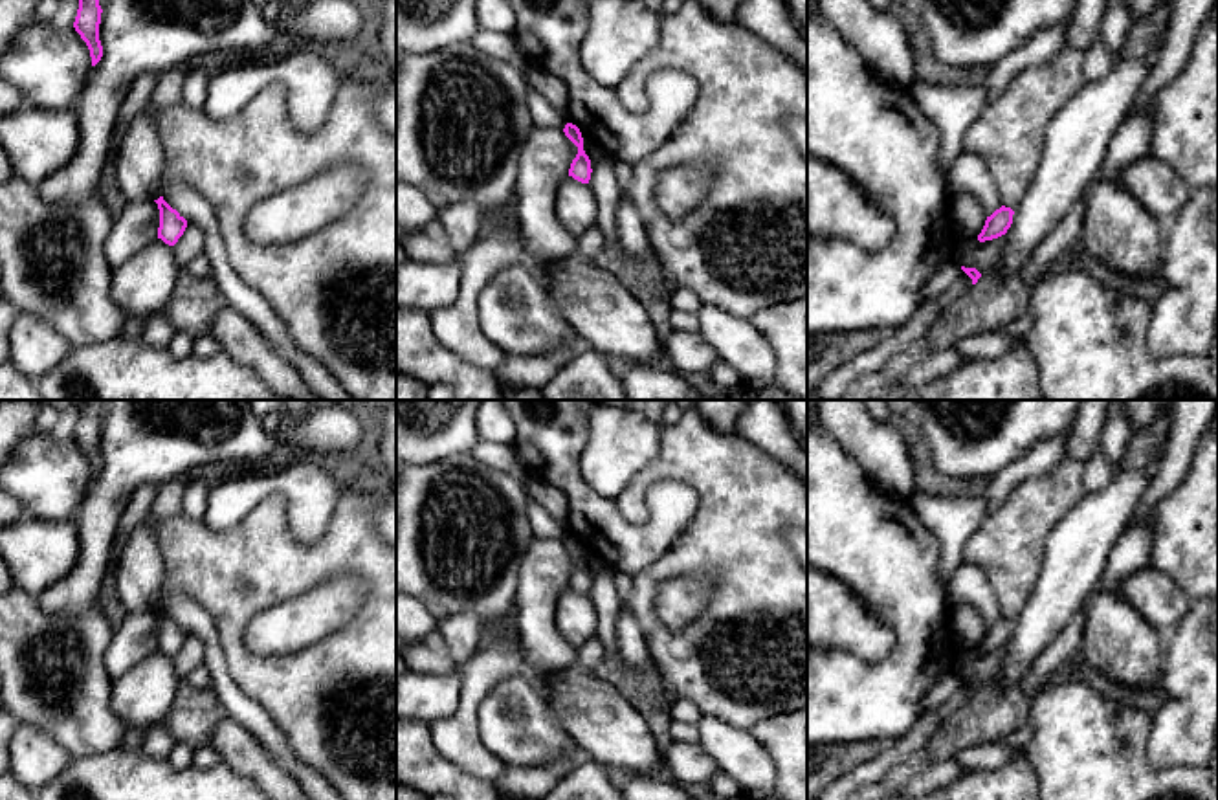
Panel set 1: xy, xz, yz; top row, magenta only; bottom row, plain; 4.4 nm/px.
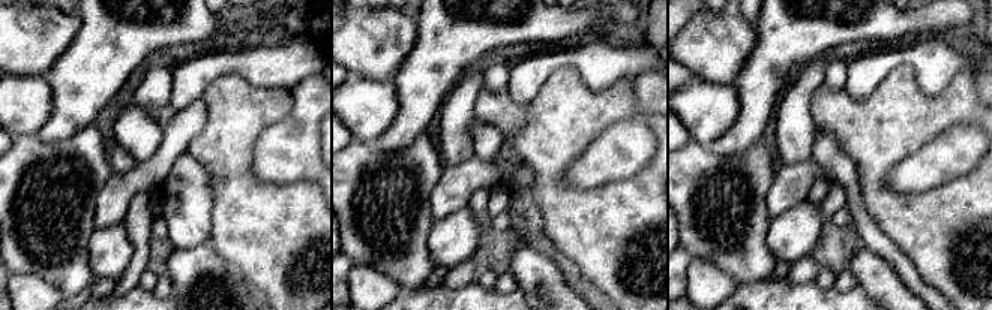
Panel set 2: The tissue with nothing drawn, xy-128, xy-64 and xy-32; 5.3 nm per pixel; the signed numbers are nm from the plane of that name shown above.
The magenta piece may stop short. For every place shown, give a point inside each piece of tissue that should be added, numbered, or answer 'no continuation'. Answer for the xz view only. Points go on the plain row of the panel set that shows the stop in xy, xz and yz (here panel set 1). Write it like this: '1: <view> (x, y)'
no continuation

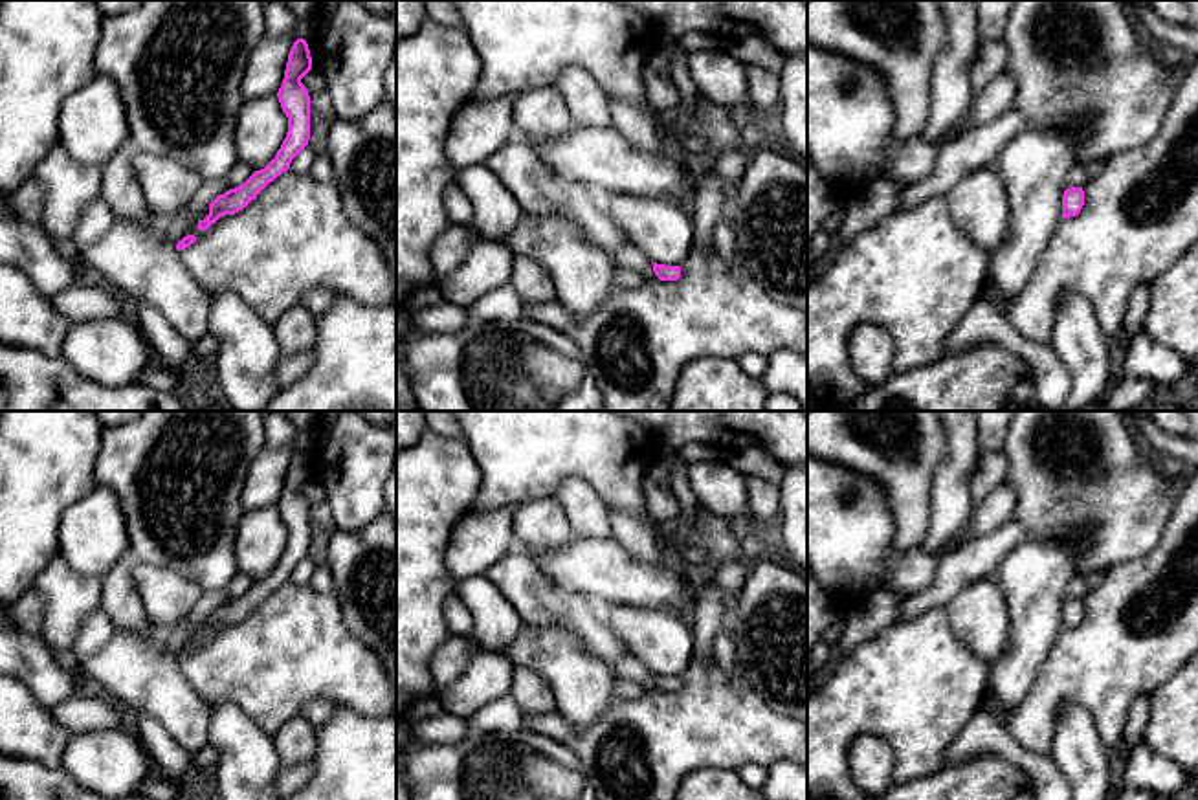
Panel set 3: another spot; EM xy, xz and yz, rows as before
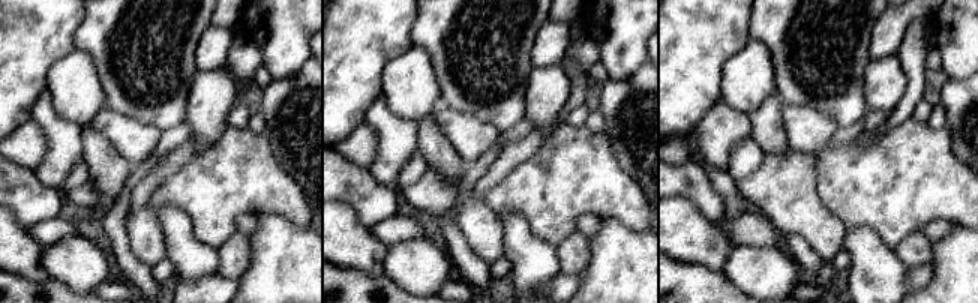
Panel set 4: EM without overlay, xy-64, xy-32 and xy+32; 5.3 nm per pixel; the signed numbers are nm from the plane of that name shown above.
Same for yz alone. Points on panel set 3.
1: yz (1077, 586)

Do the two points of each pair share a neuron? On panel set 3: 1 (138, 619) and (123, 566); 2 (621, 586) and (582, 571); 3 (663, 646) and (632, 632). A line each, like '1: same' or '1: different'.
1: same
2: same
3: same

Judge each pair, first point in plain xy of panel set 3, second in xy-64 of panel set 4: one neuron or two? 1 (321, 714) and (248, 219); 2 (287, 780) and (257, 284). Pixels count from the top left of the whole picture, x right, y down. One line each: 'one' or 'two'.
1: one
2: two

